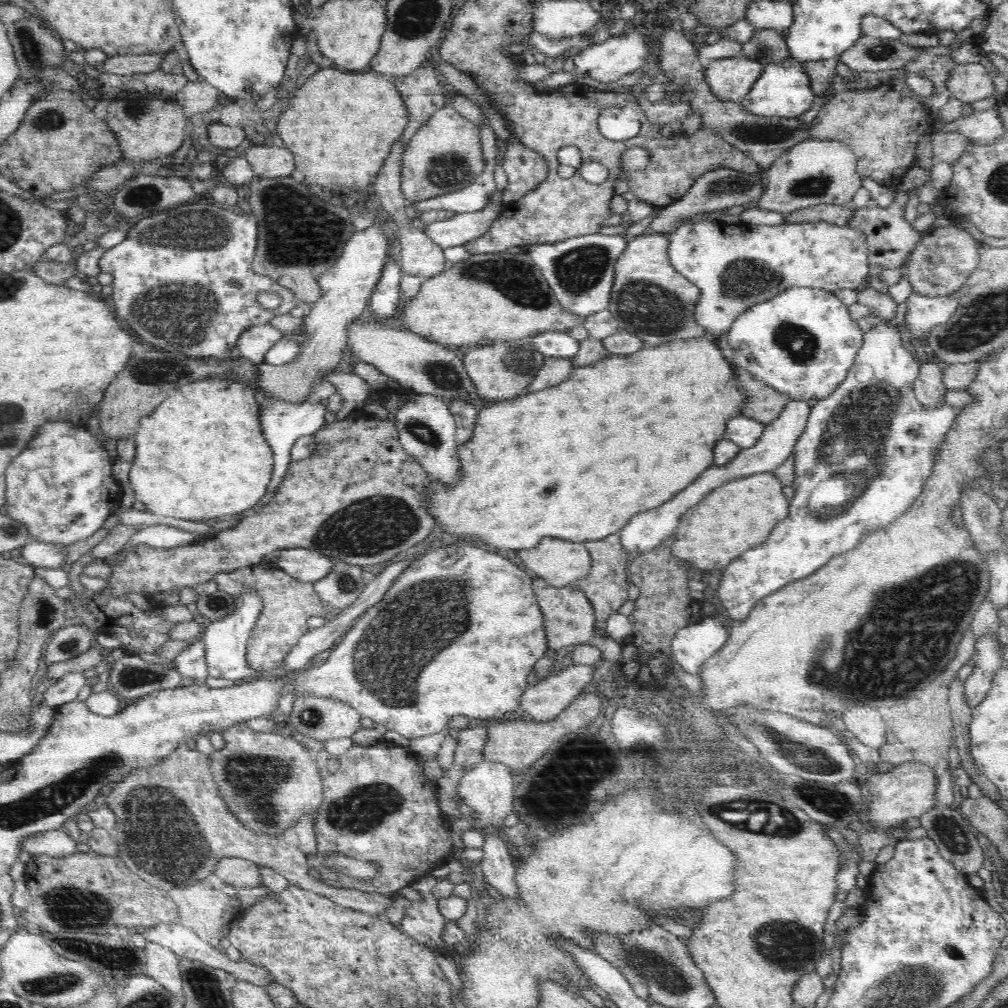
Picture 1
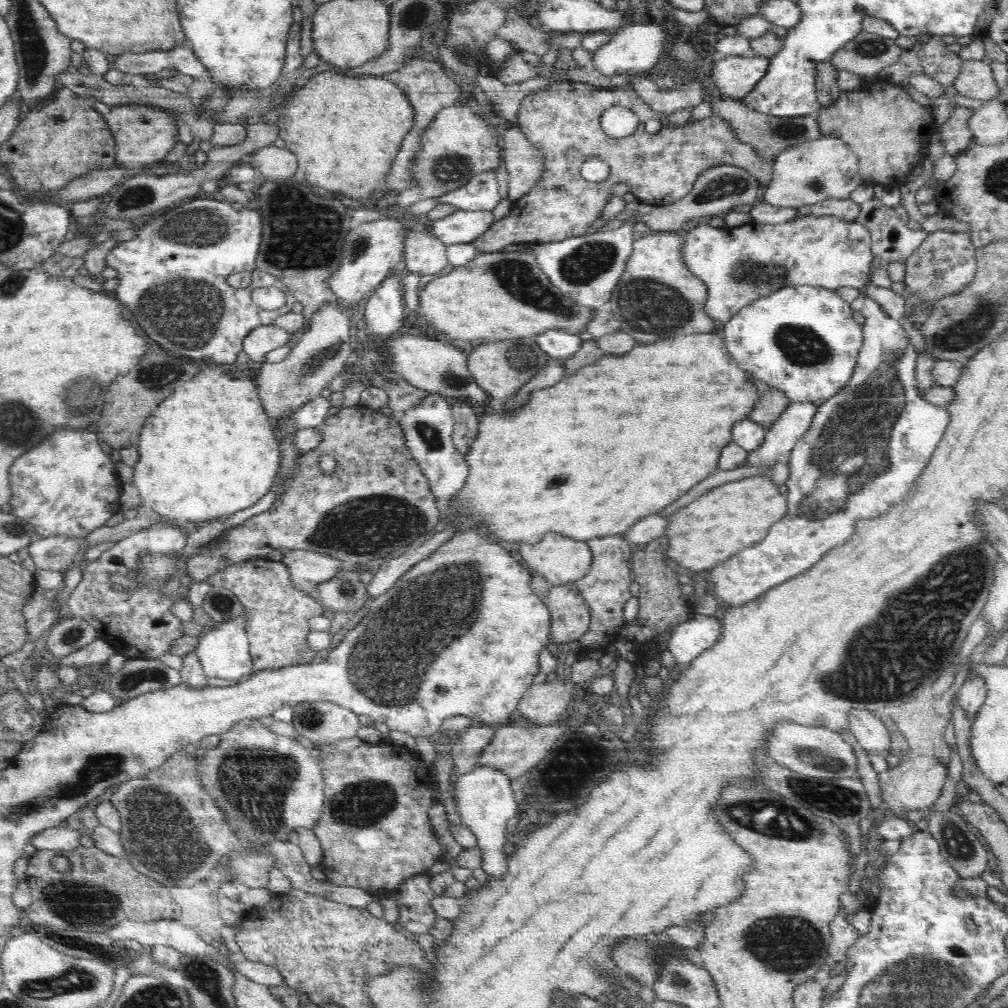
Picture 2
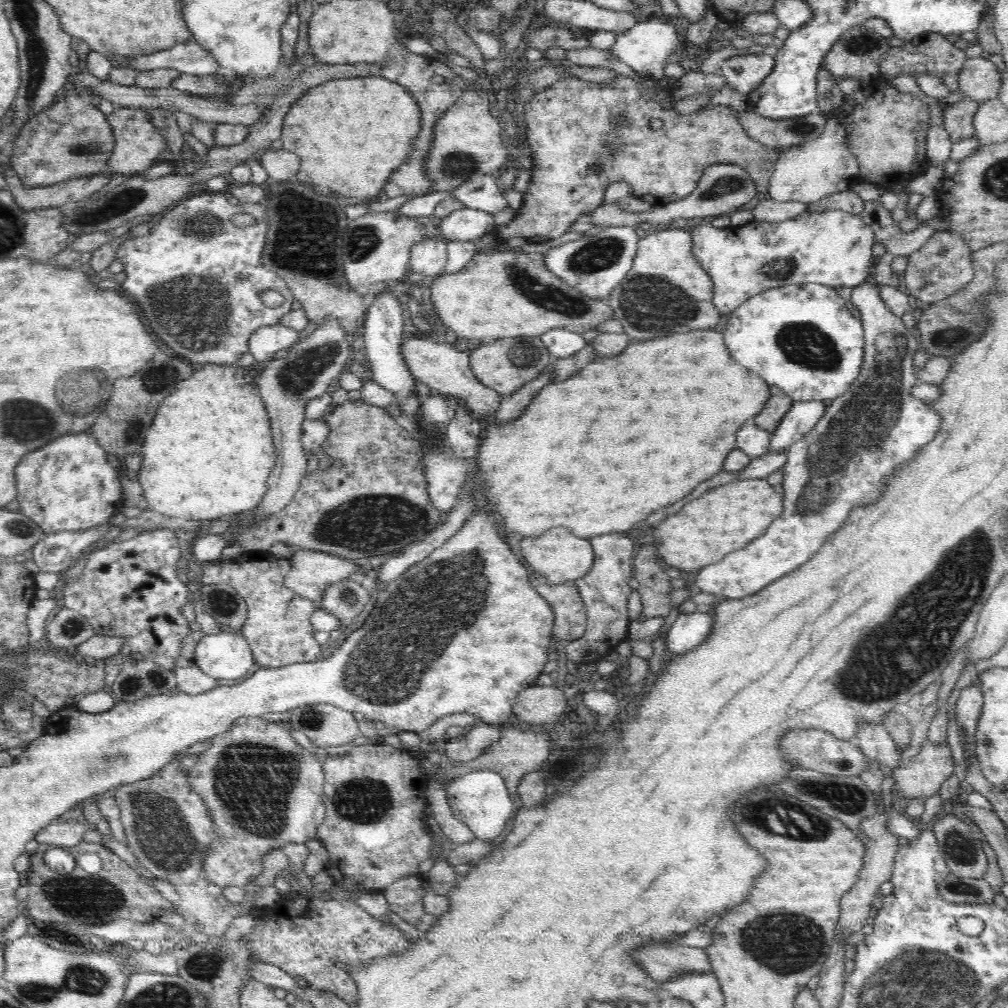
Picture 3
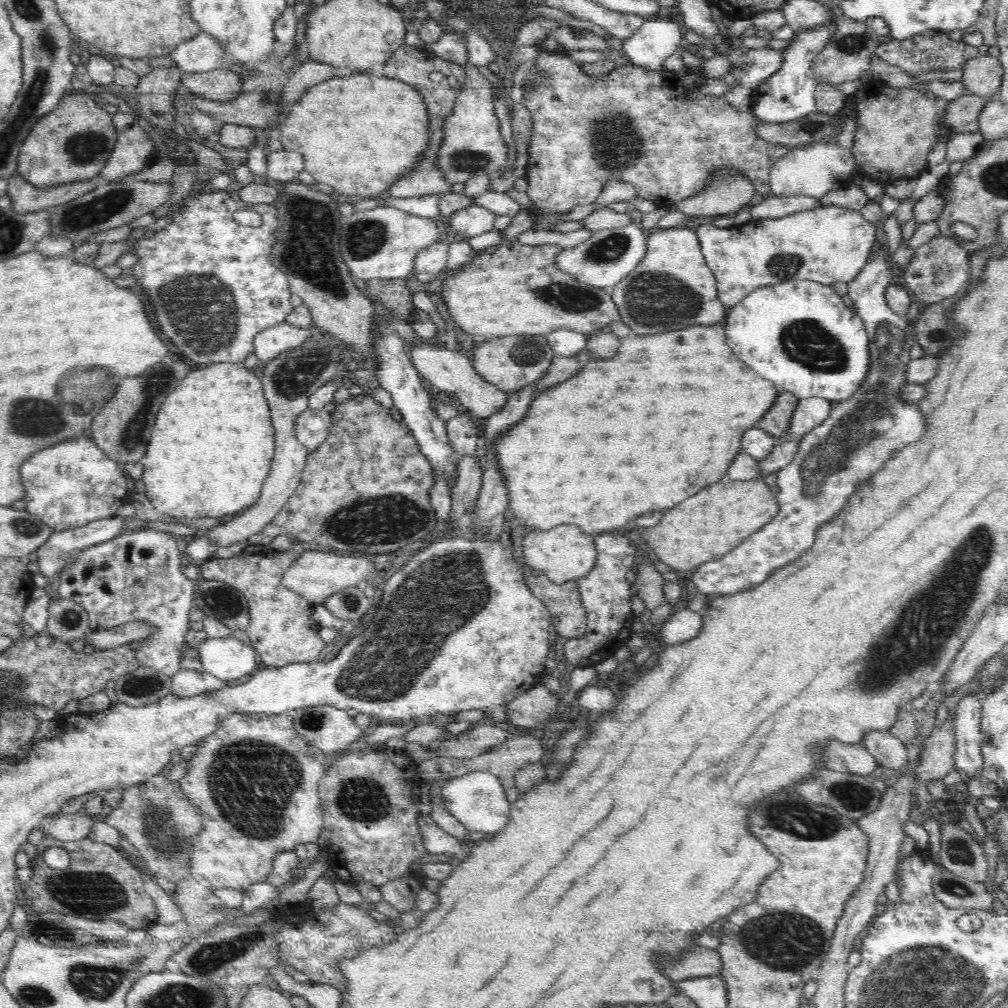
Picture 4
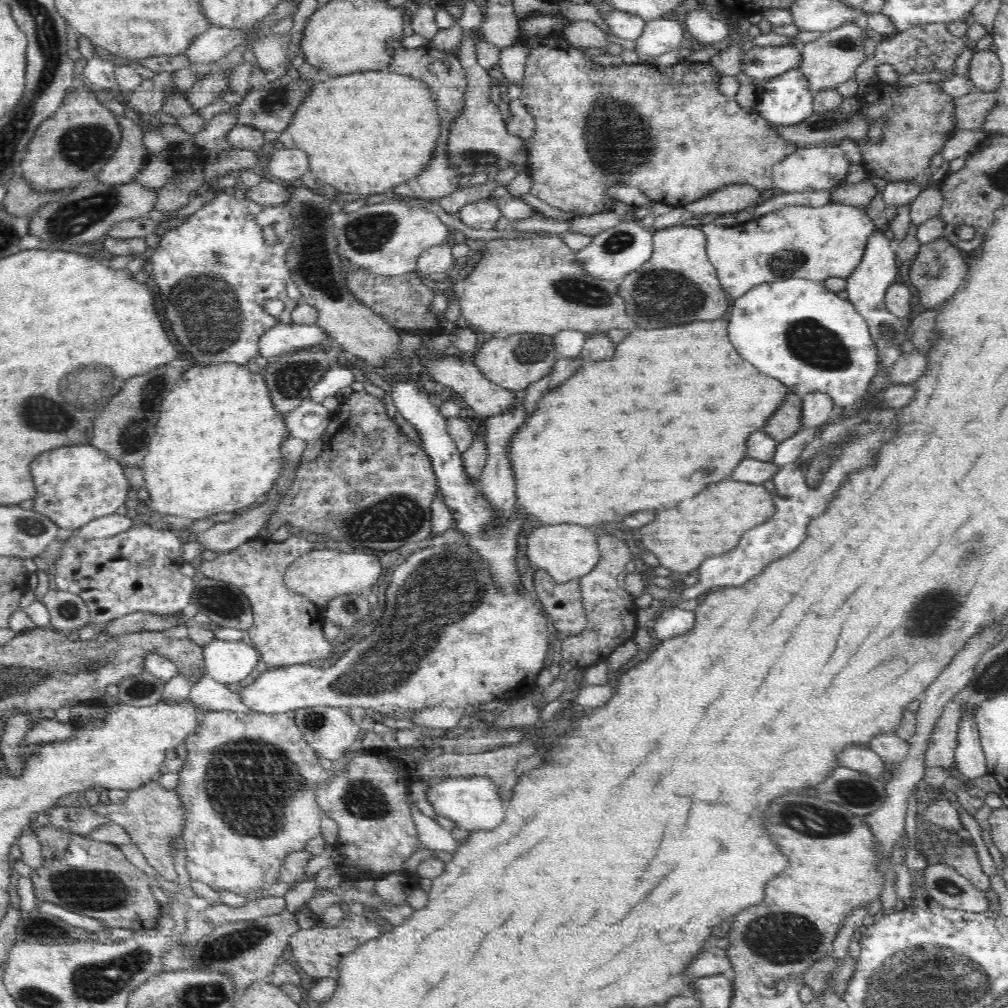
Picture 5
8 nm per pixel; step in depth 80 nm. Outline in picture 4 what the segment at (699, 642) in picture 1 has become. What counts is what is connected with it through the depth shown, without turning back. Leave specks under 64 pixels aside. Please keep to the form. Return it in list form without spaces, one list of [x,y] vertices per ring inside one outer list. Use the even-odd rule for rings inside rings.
[[[690,609],[669,613],[666,621],[655,630],[655,635],[666,644],[688,642],[702,630],[702,614]]]

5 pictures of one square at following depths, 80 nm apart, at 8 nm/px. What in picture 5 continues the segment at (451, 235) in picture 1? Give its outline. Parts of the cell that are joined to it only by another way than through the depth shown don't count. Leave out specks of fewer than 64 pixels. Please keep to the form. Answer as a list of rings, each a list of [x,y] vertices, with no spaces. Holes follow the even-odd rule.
[[[491,197],[480,199],[459,210],[460,218],[456,221],[462,226],[474,230],[494,229],[496,222],[501,217],[501,212],[495,206]]]

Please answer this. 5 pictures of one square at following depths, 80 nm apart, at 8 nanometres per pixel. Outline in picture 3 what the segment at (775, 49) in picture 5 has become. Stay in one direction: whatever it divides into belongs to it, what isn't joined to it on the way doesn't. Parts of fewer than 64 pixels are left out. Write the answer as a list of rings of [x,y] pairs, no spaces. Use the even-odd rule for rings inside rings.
[[[766,51],[730,57],[721,64],[719,72],[730,88],[748,95],[758,88],[775,66],[776,57]]]

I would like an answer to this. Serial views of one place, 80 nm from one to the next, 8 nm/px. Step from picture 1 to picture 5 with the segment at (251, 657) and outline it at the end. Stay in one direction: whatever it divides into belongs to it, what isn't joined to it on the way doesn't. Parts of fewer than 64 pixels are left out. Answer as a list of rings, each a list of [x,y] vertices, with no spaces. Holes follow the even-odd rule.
[[[290,536],[282,544],[252,540],[242,543],[229,553],[218,554],[210,561],[199,561],[198,572],[205,577],[229,582],[244,592],[252,606],[253,623],[248,628],[252,645],[260,651],[260,658],[269,668],[290,665],[318,664],[330,656],[337,642],[328,641],[322,635],[322,626],[327,621],[321,612],[304,595],[290,590],[283,582],[290,563],[309,553],[314,546],[306,536]]]

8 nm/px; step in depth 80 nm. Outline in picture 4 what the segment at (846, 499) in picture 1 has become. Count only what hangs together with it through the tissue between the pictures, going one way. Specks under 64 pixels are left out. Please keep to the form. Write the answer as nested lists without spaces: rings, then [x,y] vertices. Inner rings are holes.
[[[876,252],[868,264],[862,266],[858,276],[848,282],[847,294],[852,299],[856,314],[865,323],[866,333],[870,338],[870,370],[865,381],[857,392],[848,401],[840,402],[830,411],[829,417],[820,423],[816,428],[807,432],[799,440],[798,449],[794,458],[788,466],[777,472],[777,486],[779,493],[776,495],[779,511],[778,516],[772,518],[762,530],[746,538],[738,548],[724,554],[720,560],[704,562],[697,569],[691,578],[692,582],[702,594],[738,594],[738,590],[748,590],[750,586],[758,586],[758,582],[764,582],[778,566],[786,566],[786,562],[794,562],[802,550],[808,550],[814,544],[814,534],[818,532],[818,526],[822,522],[830,522],[846,502],[832,502],[832,500],[846,500],[850,494],[854,494],[854,488],[862,478],[870,478],[874,470],[880,470],[886,464],[886,458],[898,450],[898,446],[906,446],[906,442],[918,442],[922,434],[926,434],[926,420],[922,414],[918,414],[918,406],[904,402],[900,397],[902,386],[907,383],[906,372],[911,362],[910,350],[917,343],[915,332],[912,330],[912,323],[905,316],[897,315],[885,299],[885,290],[891,284],[892,270],[888,266],[888,252]]]

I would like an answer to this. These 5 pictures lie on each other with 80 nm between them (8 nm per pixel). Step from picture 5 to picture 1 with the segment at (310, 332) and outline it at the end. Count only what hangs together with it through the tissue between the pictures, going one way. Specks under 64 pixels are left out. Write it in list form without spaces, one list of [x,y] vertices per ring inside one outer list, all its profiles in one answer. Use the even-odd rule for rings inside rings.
[[[269,322],[252,325],[250,329],[242,332],[236,348],[240,351],[243,359],[258,366],[264,362],[268,350],[285,336],[286,334],[274,328]]]

